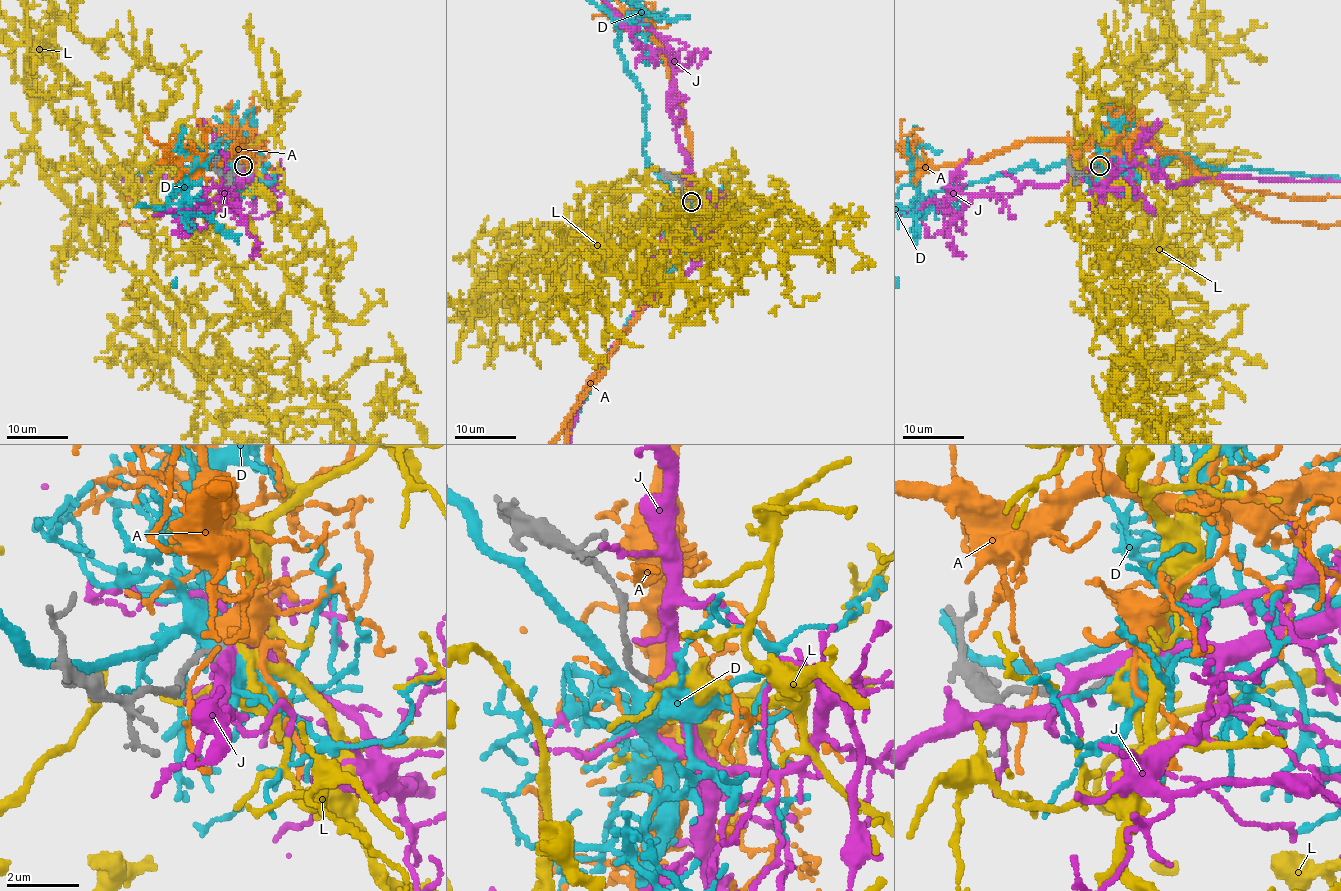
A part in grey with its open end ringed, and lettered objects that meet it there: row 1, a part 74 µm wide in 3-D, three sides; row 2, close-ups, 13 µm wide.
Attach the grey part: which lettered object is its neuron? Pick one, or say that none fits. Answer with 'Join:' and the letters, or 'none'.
Join: L

